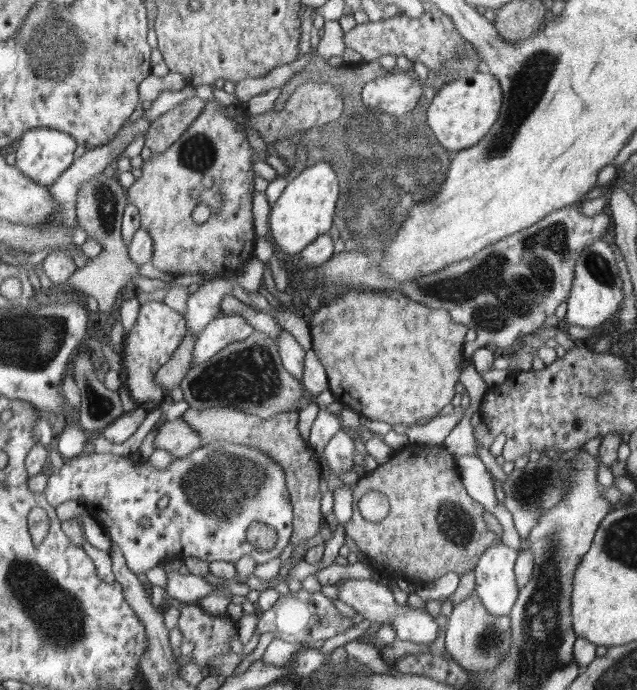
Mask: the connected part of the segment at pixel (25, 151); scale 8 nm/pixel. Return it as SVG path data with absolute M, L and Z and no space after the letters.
M34 127L34 129L22 135L16 144L16 167L31 177L33 181L44 186L54 184L64 170L72 164L76 150L76 140L68 133L48 127Z

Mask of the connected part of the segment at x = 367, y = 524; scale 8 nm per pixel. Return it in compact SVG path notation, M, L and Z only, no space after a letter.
M409 443L397 450L386 464L360 477L352 488L356 502L368 491L387 494L389 512L384 520L366 520L355 507L352 518L345 524L345 534L355 540L372 569L382 572L389 580L408 575L412 581L425 584L449 572L472 574L474 566L448 564L476 564L496 540L496 534L488 532L484 524L484 508L469 496L462 484L454 454L443 445Z

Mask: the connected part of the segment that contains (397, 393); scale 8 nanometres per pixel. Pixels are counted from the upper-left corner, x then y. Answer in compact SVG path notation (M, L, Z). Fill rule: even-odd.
M351 289L348 294L338 297L333 303L322 305L314 312L308 324L312 342L311 356L315 357L325 369L329 389L336 402L344 404L344 406L370 418L370 420L380 420L391 425L402 424L402 426L414 425L420 418L432 419L450 408L450 402L452 402L452 398L456 394L455 387L459 382L464 362L466 362L463 346L465 344L464 336L466 336L469 328L465 324L453 321L448 311L430 308L428 305L411 300L396 291L358 291ZM326 322L330 324L328 331L324 327Z

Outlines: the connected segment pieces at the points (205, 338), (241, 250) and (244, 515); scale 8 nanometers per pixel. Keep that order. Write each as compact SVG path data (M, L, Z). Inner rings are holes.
M222 314L212 320L196 338L190 370L201 363L218 356L224 349L236 342L240 342L255 332L244 316L236 314Z
M205 103L205 110L188 127L182 138L168 150L152 153L143 162L141 175L126 190L127 202L139 210L140 225L151 234L154 241L154 256L150 262L160 272L174 276L208 272L224 276L236 274L252 256L254 250L254 220L252 220L252 194L254 194L254 174L252 174L252 154L242 128L232 122L216 103ZM200 202L206 203L211 216L204 224L196 224L192 210Z
M212 441L189 456L172 460L166 468L156 468L149 458L141 457L138 451L123 456L106 452L83 453L65 459L62 468L48 475L43 493L55 507L69 500L84 504L86 511L105 527L111 544L120 548L128 568L135 575L146 574L156 564L168 560L164 558L166 554L182 560L198 557L209 563L226 561L233 565L240 558L251 556L256 564L264 564L279 557L294 534L295 508L290 500L284 468L260 448L250 448L246 444L234 444L231 441ZM144 518L150 522L147 530L142 526ZM260 521L274 527L277 538L272 550L262 552L248 541L249 528L252 523Z

